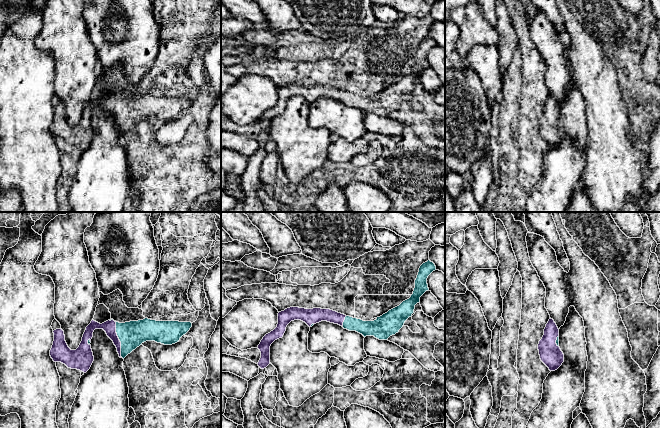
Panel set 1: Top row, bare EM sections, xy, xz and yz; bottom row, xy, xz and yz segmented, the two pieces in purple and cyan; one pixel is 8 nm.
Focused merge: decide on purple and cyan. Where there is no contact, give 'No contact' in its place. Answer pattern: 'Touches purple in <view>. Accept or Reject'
Touches purple in xy. Accept

